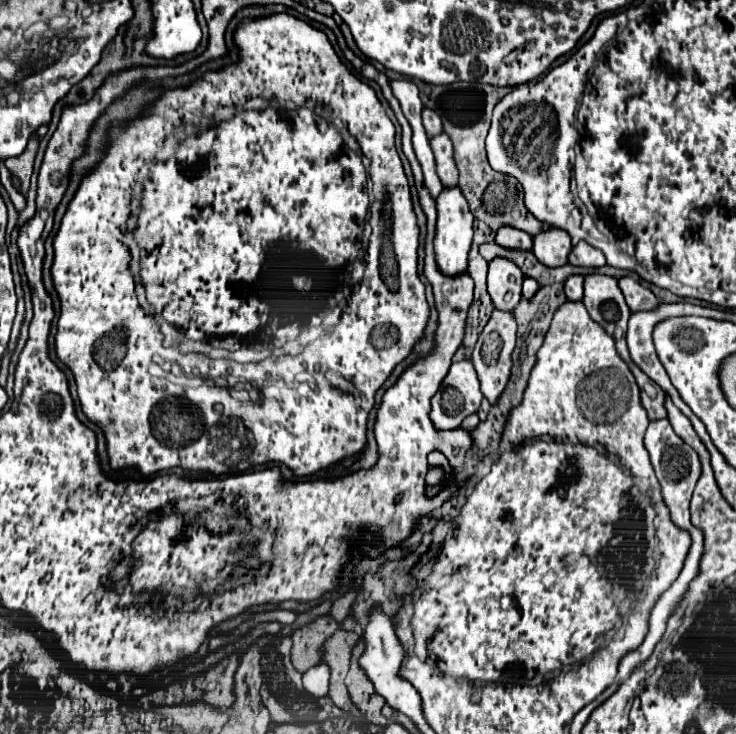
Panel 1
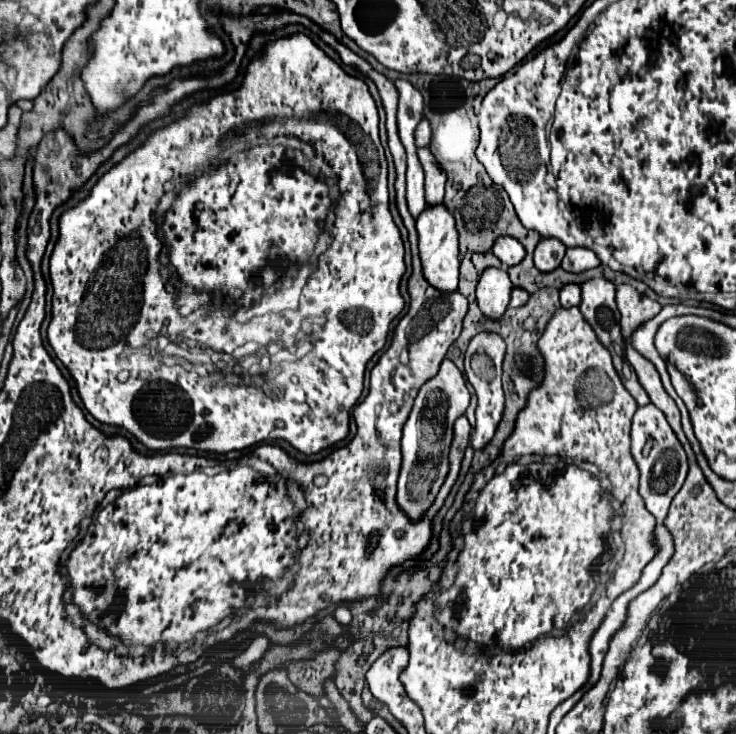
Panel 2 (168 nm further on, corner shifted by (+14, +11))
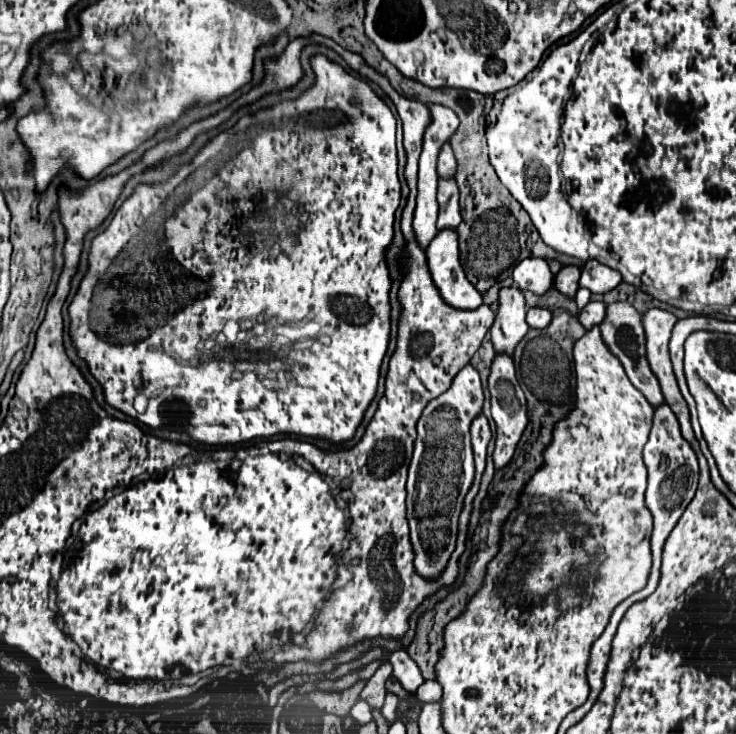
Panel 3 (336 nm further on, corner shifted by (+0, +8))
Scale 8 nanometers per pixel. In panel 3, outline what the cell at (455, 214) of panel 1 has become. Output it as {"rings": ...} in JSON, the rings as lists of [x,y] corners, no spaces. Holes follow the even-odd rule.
{"rings":[[[440,231],[428,245],[426,259],[432,281],[446,305],[462,311],[472,311],[484,303],[482,295],[466,279],[460,265],[456,231]]]}

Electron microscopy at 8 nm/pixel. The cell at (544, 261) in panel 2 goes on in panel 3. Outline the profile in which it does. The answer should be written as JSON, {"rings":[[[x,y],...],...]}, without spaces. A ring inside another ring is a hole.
{"rings":[[[574,265],[564,267],[564,269],[560,269],[560,273],[556,275],[556,289],[558,289],[562,295],[574,299],[574,297],[576,297],[576,291],[578,291],[578,279],[580,279],[580,269],[578,269],[578,267],[574,267]]]}

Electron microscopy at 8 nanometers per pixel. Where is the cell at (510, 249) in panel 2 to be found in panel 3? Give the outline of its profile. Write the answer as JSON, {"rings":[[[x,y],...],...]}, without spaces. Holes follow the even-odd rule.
{"rings":[[[530,257],[514,267],[514,281],[522,291],[532,291],[542,297],[554,287],[554,273],[544,259]]]}

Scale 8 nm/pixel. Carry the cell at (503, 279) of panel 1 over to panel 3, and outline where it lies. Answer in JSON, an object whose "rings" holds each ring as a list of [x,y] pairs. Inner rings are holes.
{"rings":[[[504,287],[500,289],[500,307],[496,321],[490,329],[494,351],[512,355],[520,339],[528,333],[528,323],[526,323],[526,303],[524,295],[516,287]]]}

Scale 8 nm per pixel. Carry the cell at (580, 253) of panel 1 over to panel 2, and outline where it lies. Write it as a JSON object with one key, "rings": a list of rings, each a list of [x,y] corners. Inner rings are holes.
{"rings":[[[576,246],[576,248],[568,248],[566,250],[566,256],[564,256],[560,266],[564,270],[568,270],[568,272],[582,272],[582,270],[594,268],[598,264],[600,264],[600,260],[596,258],[596,254],[592,250]]]}

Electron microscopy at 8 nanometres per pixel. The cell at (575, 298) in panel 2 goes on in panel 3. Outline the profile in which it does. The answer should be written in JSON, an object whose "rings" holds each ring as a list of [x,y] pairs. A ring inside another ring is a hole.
{"rings":[[[590,301],[584,307],[584,311],[578,315],[578,319],[584,325],[584,329],[592,329],[604,321],[604,315],[606,315],[606,305],[598,301]]]}

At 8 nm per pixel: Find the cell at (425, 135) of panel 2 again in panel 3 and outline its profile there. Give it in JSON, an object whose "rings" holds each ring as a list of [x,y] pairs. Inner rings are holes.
{"rings":[[[448,143],[442,147],[440,157],[438,157],[438,175],[442,179],[448,179],[448,177],[456,175],[456,159],[454,159],[454,153],[452,153]]]}

